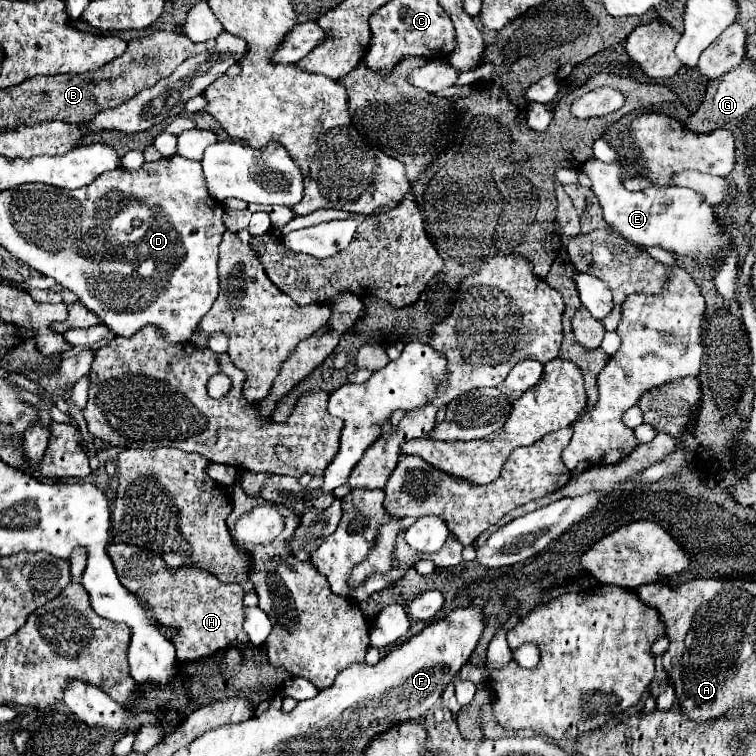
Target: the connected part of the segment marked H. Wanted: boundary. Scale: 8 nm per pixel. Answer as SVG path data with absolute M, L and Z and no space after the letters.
M107 545L107 553L115 565L119 581L135 595L141 595L163 627L173 627L181 633L173 639L179 661L195 661L211 657L233 643L247 643L243 629L245 605L243 587L237 583L223 585L213 573L203 569L167 569L163 557L137 545Z

